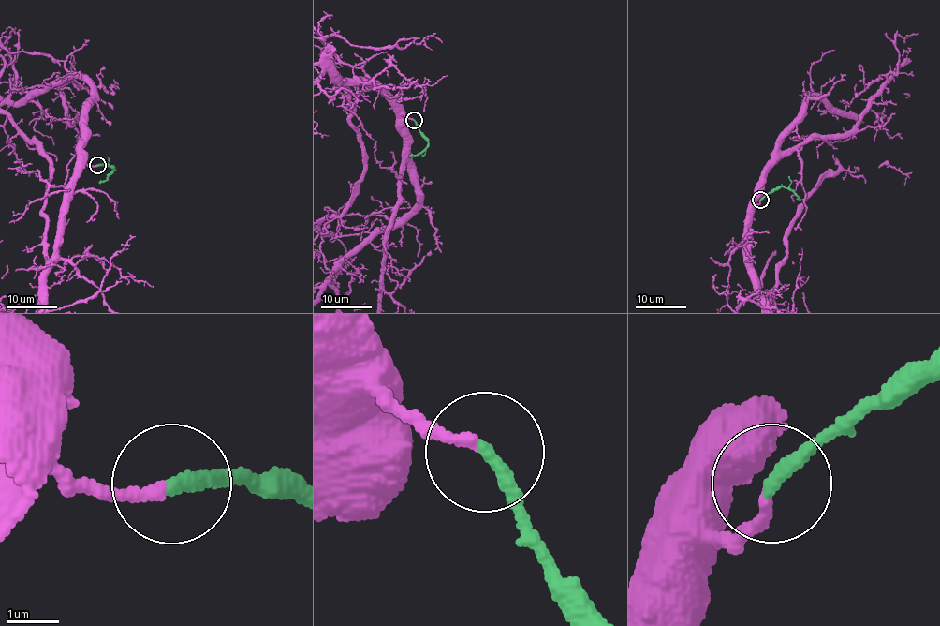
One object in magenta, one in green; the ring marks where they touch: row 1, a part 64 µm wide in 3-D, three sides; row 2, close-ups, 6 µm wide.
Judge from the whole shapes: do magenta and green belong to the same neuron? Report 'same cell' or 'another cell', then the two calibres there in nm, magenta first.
same cell | 200/280 nm

